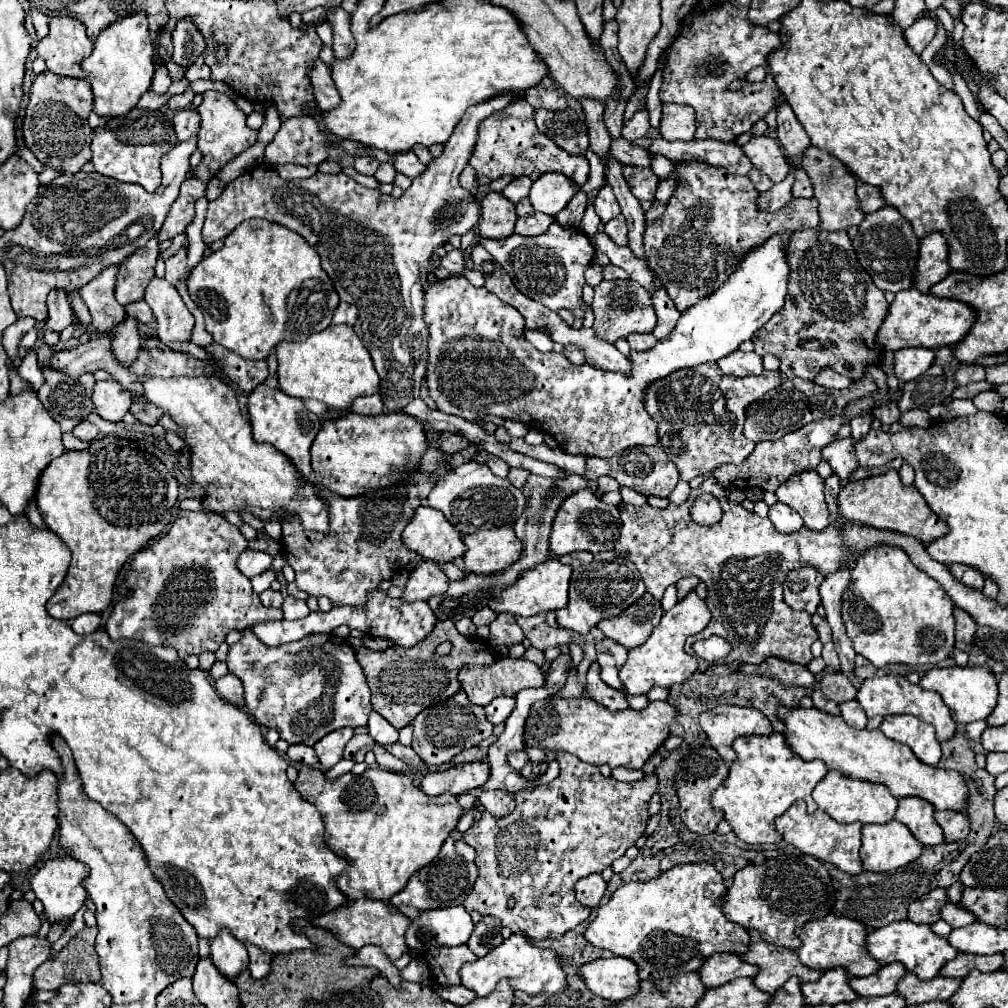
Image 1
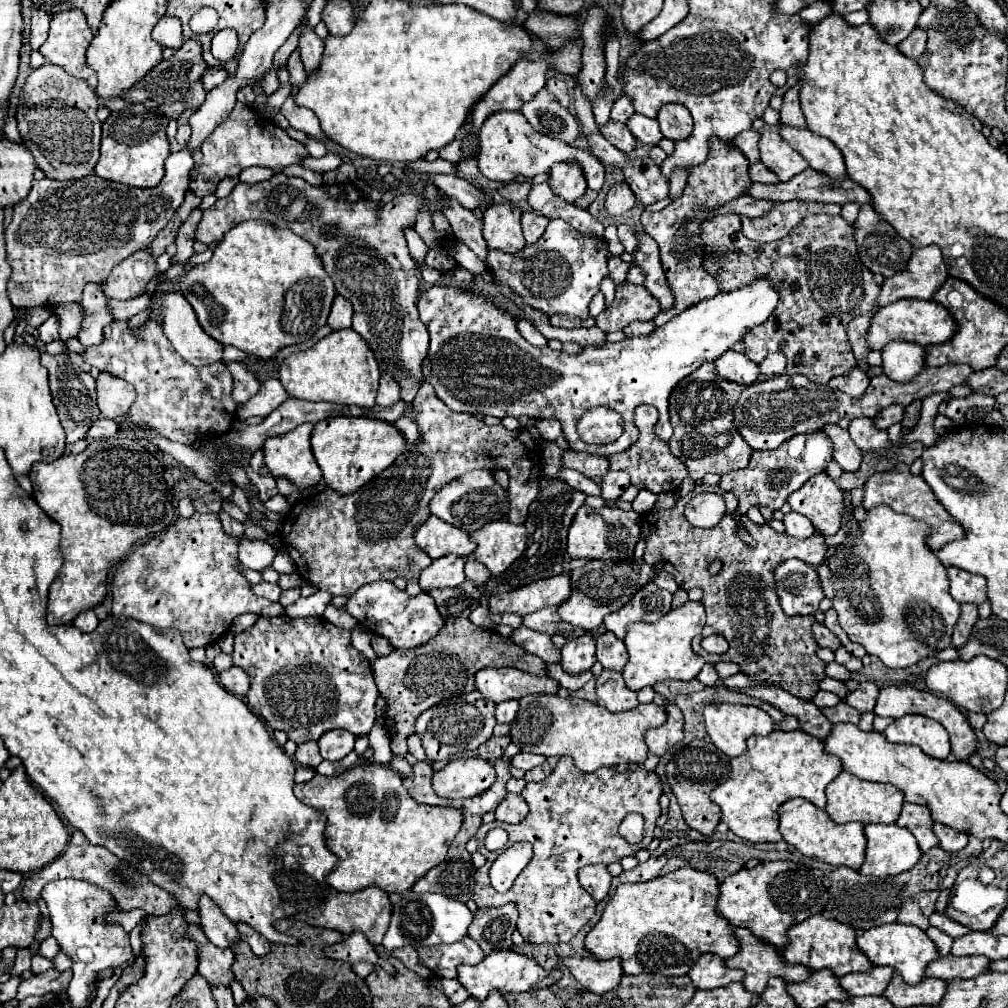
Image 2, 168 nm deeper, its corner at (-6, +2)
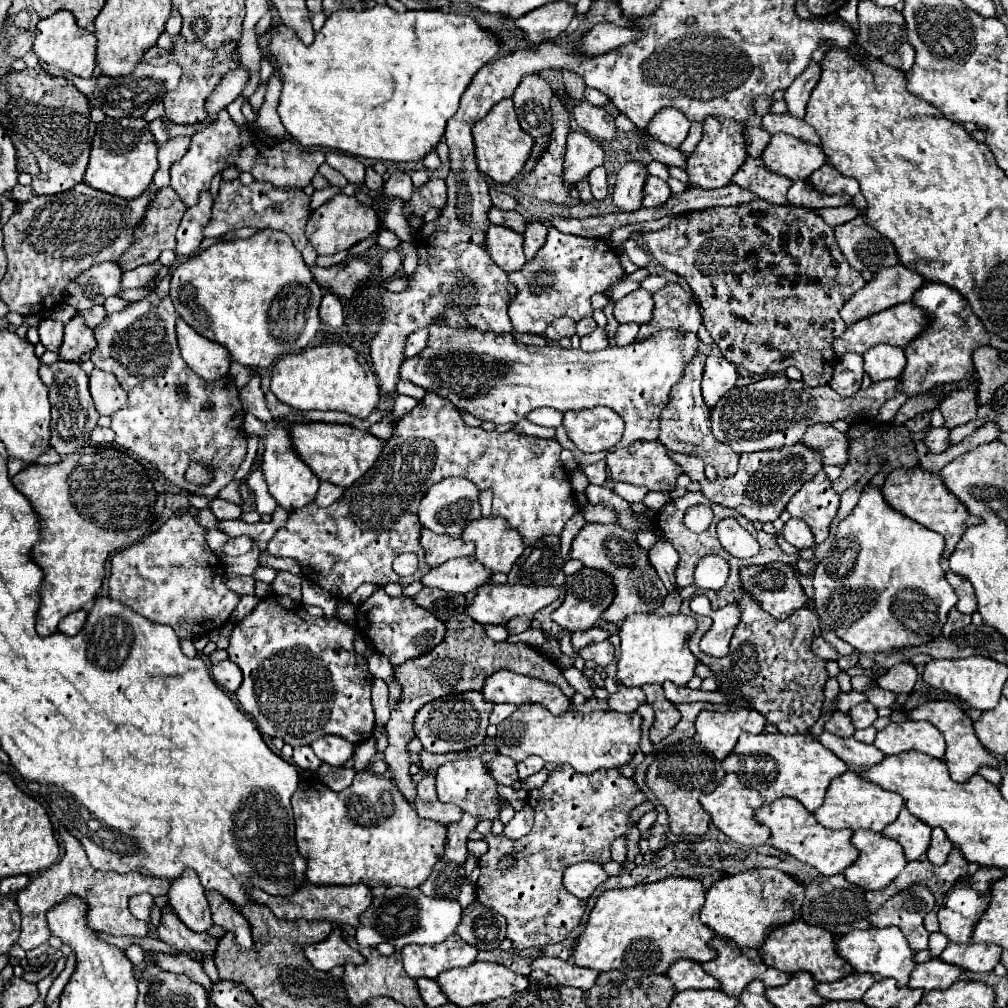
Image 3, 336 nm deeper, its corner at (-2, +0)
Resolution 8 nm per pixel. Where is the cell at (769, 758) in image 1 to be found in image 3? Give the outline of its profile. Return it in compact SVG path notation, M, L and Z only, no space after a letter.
M741 734L737 746L721 764L725 770L723 780L713 792L703 794L699 802L725 836L745 846L767 844L769 840L769 830L753 818L753 812L759 806L791 796L813 812L823 804L831 780L847 772L847 764L829 748L823 748L811 734Z

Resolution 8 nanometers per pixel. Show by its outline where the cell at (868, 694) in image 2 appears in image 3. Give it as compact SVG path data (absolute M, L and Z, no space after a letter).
M863 702L863 704L857 704L853 708L849 708L849 718L853 722L853 726L859 730L859 728L867 728L871 726L875 720L877 720L877 710L871 702Z

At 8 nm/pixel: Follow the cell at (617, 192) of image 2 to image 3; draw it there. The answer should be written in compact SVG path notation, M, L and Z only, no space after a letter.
M627 162L617 172L617 182L613 188L613 204L623 212L633 212L641 208L643 184L649 172L641 162Z

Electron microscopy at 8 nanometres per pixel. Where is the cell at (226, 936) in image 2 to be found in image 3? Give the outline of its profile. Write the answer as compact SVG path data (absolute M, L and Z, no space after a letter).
M187 868L183 876L177 876L171 882L167 898L169 906L191 930L205 932L209 926L213 926L209 904L205 898L205 888L201 886L195 872L191 872L191 868Z

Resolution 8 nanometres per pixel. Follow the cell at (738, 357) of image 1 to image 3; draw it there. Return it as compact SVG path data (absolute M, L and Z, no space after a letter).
M707 356L703 380L701 380L701 392L707 408L713 408L713 404L737 382L737 370L731 362L723 360L723 356Z

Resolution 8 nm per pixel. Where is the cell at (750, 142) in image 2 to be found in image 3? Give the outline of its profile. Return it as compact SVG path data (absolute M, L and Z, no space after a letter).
M749 126L745 130L745 138L747 138L747 152L749 156L761 156L763 148L767 148L771 134L767 130L763 130L761 126Z

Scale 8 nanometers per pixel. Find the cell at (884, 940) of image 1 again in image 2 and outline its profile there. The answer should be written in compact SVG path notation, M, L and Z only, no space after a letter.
M883 924L883 926L877 926L877 928L871 928L871 930L865 930L863 934L857 936L857 946L861 952L867 954L867 958L875 964L875 966L893 966L903 978L907 984L917 984L919 980L925 978L925 970L927 966L941 958L939 956L939 950L935 946L935 942L919 928L915 926L909 926L909 924Z

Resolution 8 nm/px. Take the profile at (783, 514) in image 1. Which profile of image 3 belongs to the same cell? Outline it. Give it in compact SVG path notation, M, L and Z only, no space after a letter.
M791 518L785 528L783 528L783 538L793 544L795 548L799 550L805 550L805 548L813 548L815 546L815 540L811 536L811 530L807 528L807 524L799 518Z

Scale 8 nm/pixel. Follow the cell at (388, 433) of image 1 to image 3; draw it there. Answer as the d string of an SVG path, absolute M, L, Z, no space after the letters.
M311 422L311 424L295 424L289 430L293 440L293 448L303 458L303 462L313 468L319 480L331 482L335 486L347 488L355 480L359 480L377 460L383 448L383 440L371 436L369 432L341 426L341 424L327 424L327 422Z

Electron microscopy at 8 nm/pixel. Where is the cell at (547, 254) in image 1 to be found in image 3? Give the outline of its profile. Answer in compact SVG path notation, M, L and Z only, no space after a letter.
M549 228L547 244L539 250L531 264L523 270L511 272L511 282L519 288L519 294L509 304L509 316L515 332L541 336L551 324L561 316L569 316L575 322L581 318L591 318L591 296L605 292L625 274L619 254L605 240L587 240L571 234L563 234L557 228Z

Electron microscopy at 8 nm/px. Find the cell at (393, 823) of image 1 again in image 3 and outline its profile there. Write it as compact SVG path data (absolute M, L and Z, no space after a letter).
M359 772L343 792L333 792L317 778L303 778L291 798L295 814L295 842L307 860L305 876L311 884L367 884L421 886L445 850L447 828L423 820L389 778Z

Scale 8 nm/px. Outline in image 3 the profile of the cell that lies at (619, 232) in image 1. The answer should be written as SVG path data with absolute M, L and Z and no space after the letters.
M627 240L625 242L625 250L623 250L627 256L629 256L629 260L635 264L635 266L639 266L639 268L643 268L643 266L647 266L649 262L651 262L651 256L635 242L635 240Z

